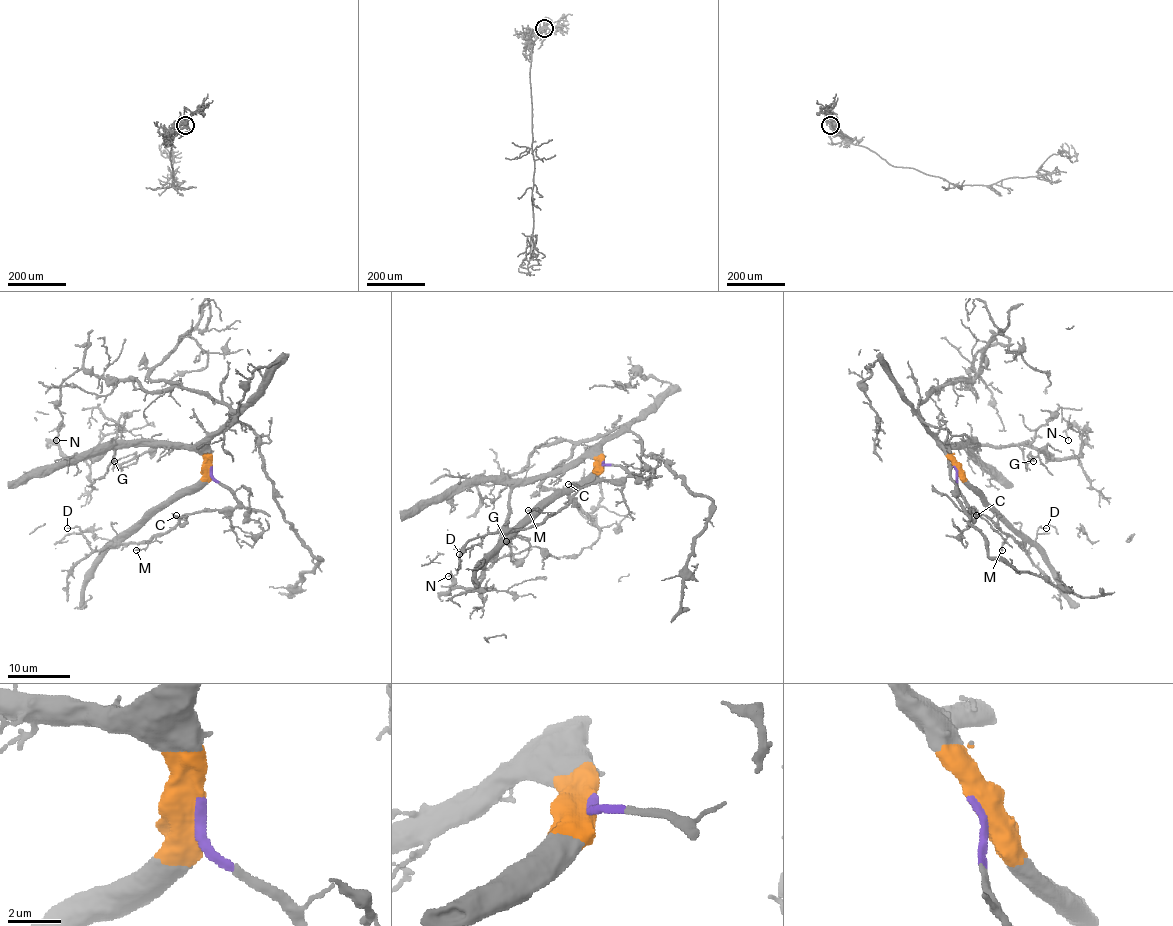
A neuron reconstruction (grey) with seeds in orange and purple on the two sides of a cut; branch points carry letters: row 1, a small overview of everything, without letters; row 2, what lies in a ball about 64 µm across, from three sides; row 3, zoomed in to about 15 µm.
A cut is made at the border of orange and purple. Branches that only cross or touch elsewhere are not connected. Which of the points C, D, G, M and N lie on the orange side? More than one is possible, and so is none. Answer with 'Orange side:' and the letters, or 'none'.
Orange side: G, N

